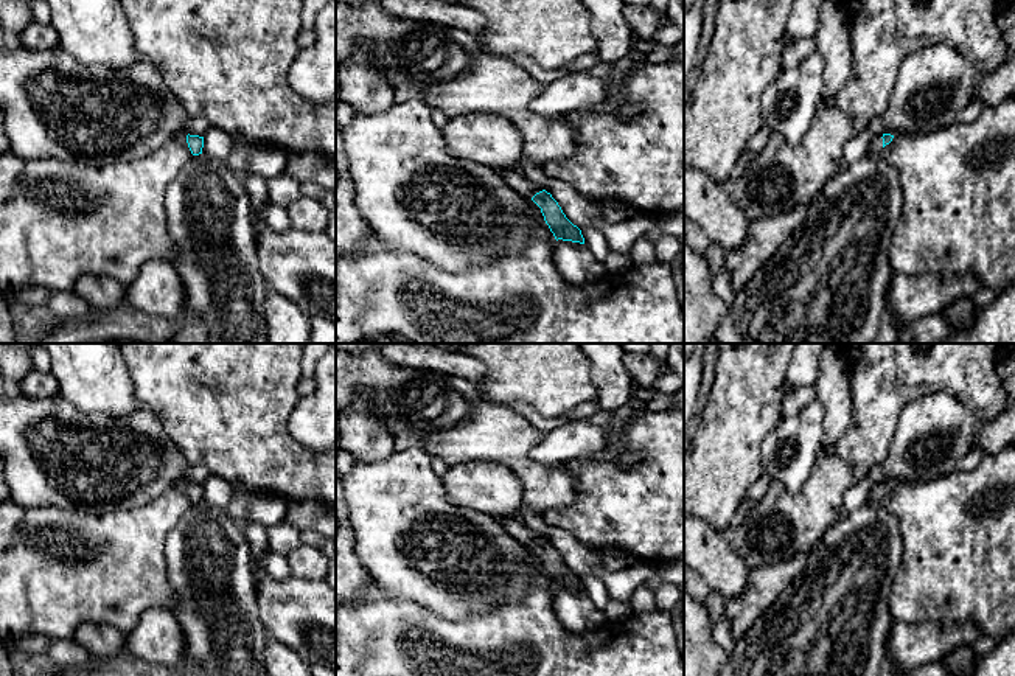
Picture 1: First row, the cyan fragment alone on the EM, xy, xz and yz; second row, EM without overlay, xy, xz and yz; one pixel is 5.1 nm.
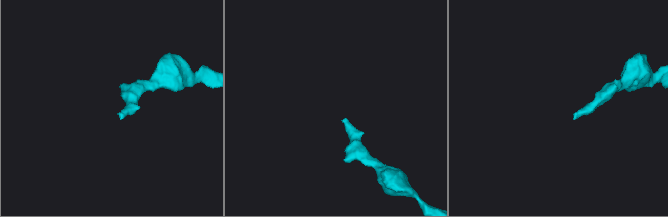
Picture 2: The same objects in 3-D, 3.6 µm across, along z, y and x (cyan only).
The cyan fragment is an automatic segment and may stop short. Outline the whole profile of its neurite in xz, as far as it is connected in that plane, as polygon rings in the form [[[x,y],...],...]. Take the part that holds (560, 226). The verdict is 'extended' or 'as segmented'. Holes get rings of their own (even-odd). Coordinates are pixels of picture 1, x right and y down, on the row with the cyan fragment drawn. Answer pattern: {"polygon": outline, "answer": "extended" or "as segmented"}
{"polygon": [[[546,190],[536,193],[532,200],[541,208],[546,224],[553,233],[555,239],[572,241],[584,244],[581,230],[574,225],[563,213],[558,202]]], "answer": "as segmented"}

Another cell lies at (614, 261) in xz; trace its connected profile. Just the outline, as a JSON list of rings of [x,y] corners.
[[[609,249],[605,261],[606,274],[619,274],[631,267],[631,255],[623,255]]]

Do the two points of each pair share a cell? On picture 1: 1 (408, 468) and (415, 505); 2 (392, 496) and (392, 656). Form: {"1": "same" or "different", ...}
{"1": "same", "2": "different"}

